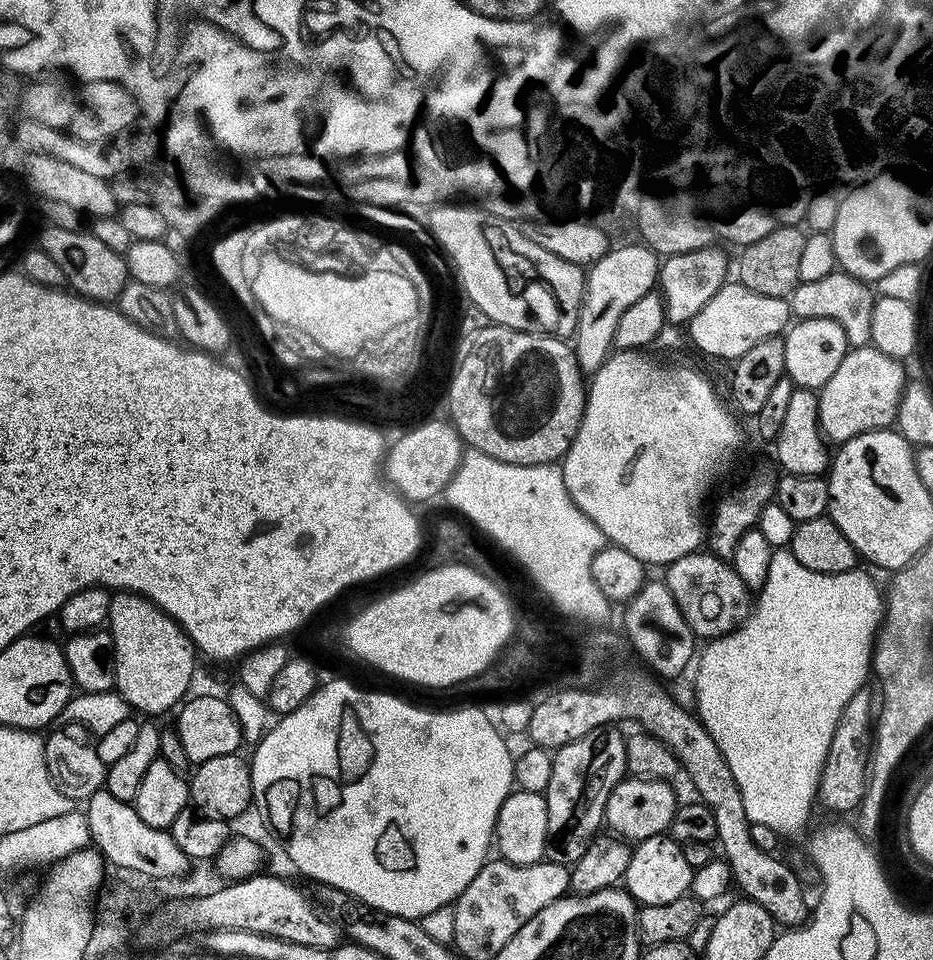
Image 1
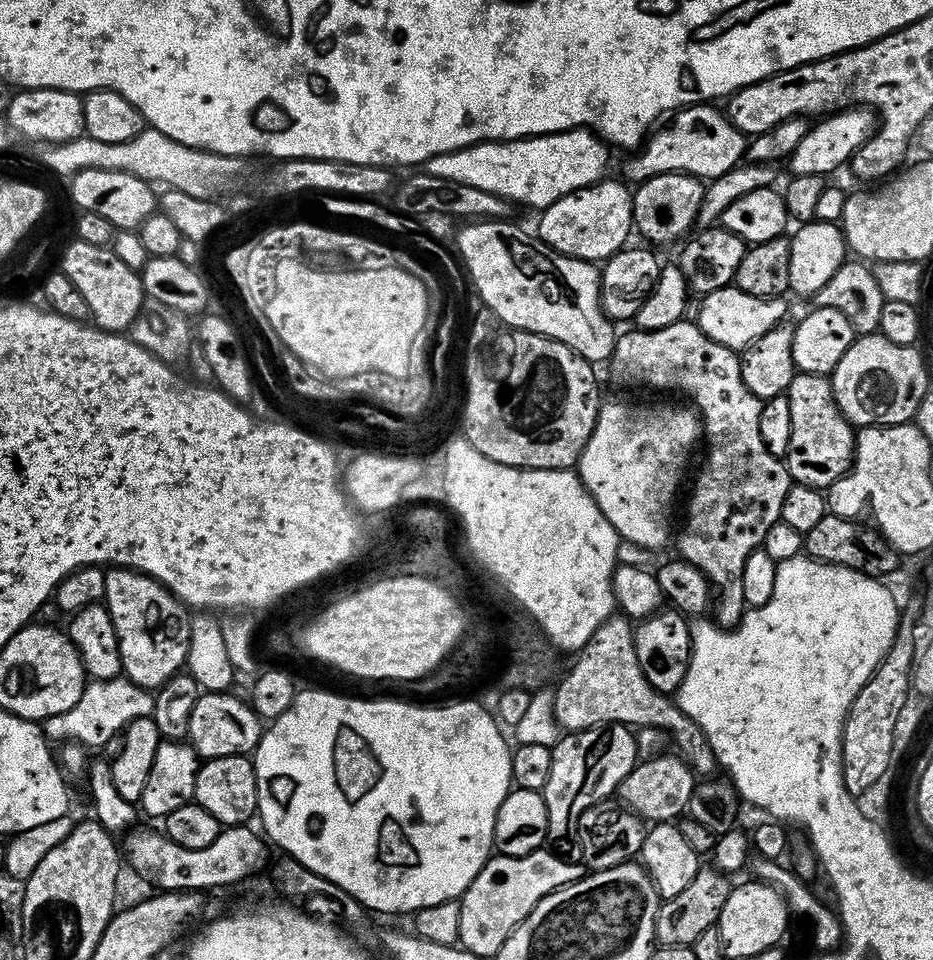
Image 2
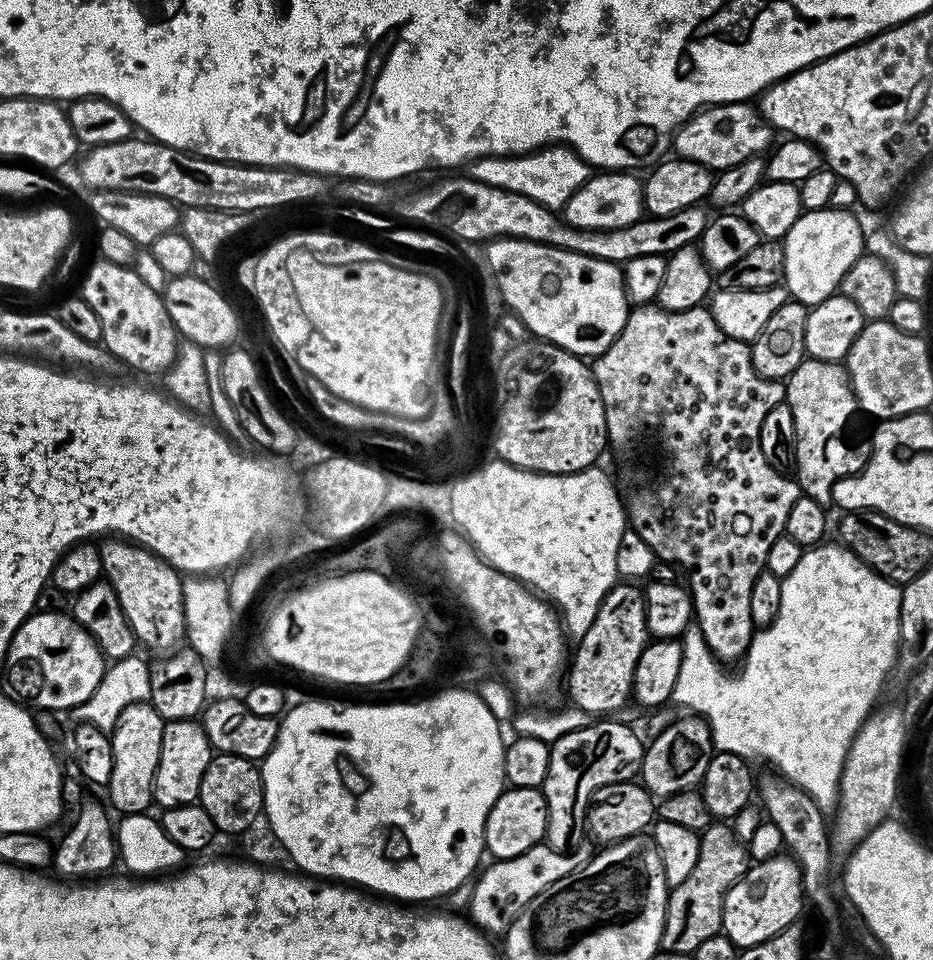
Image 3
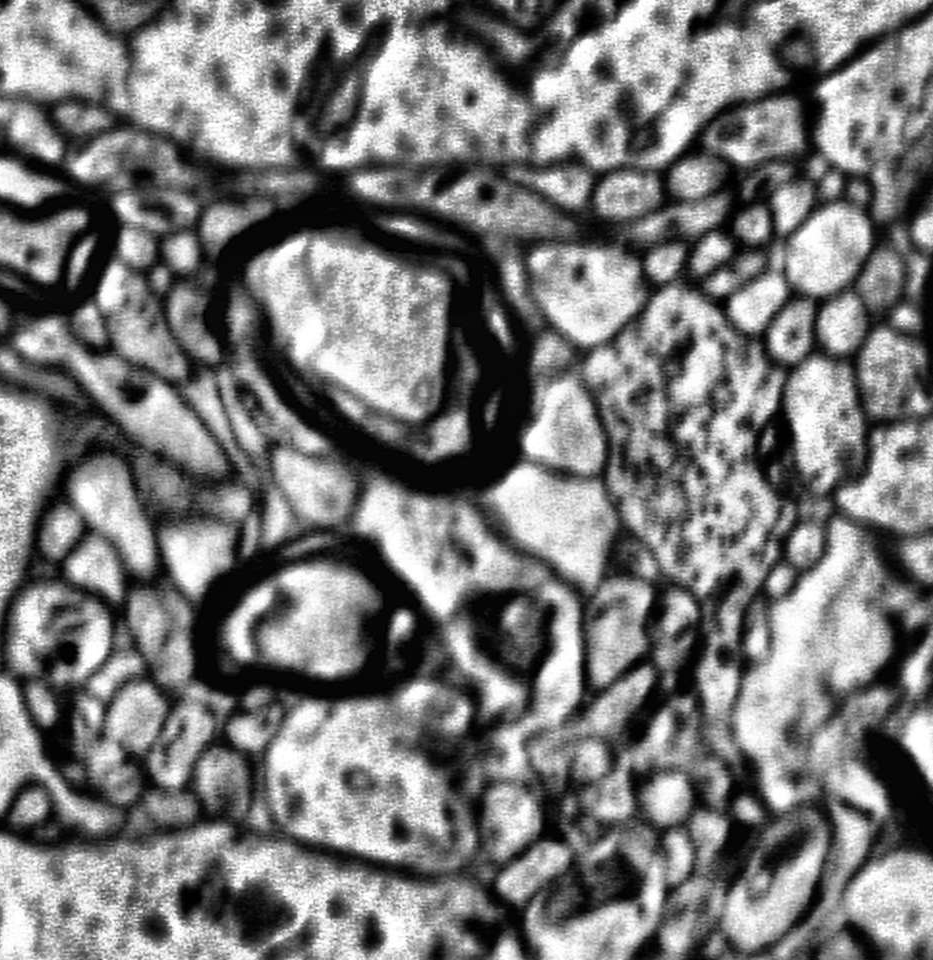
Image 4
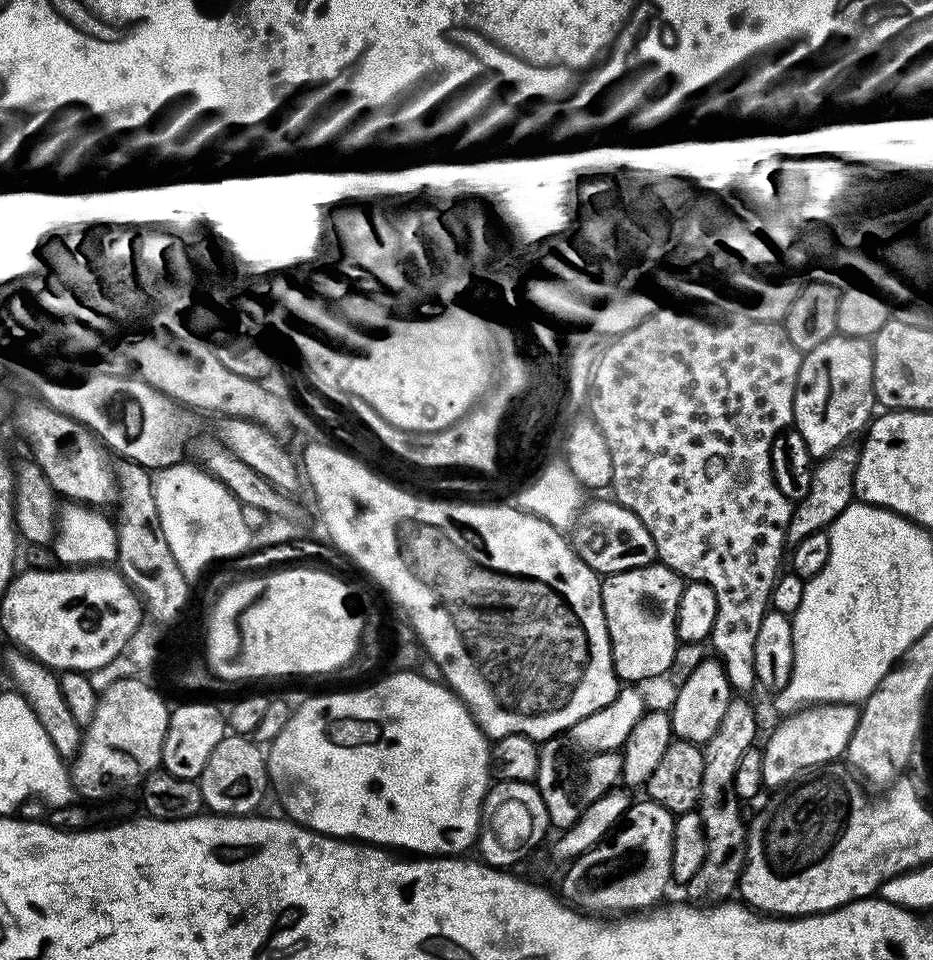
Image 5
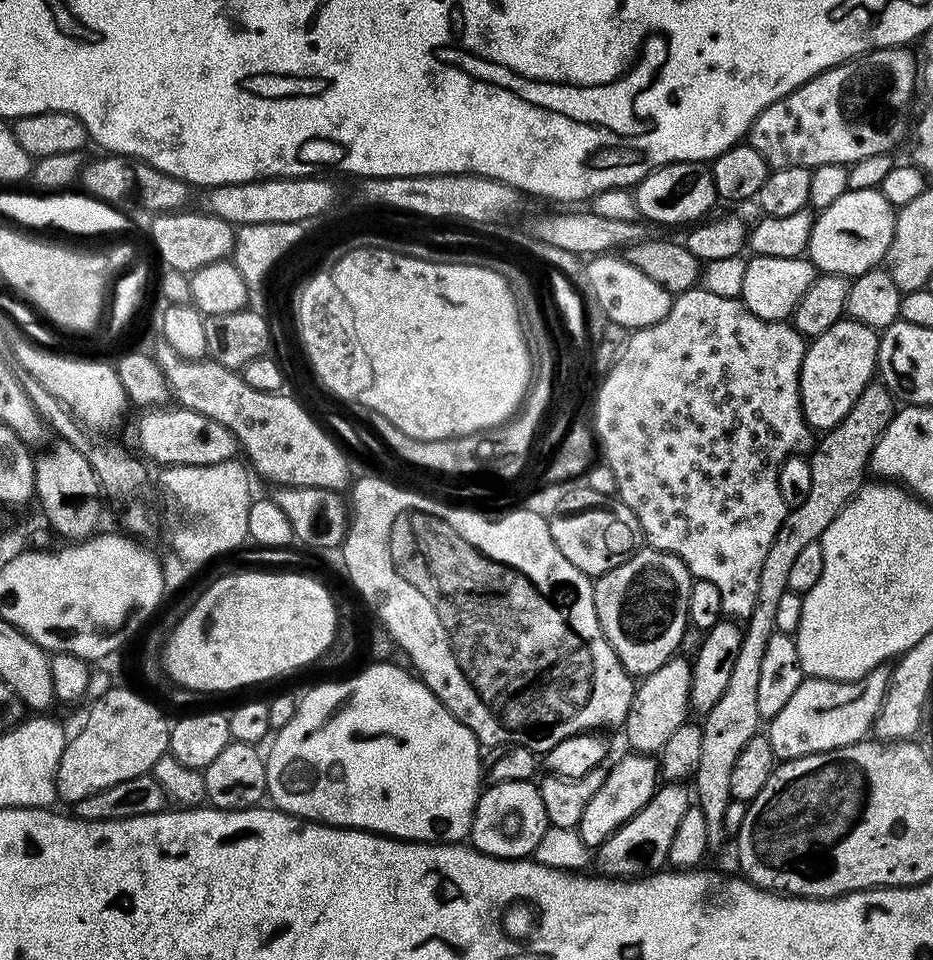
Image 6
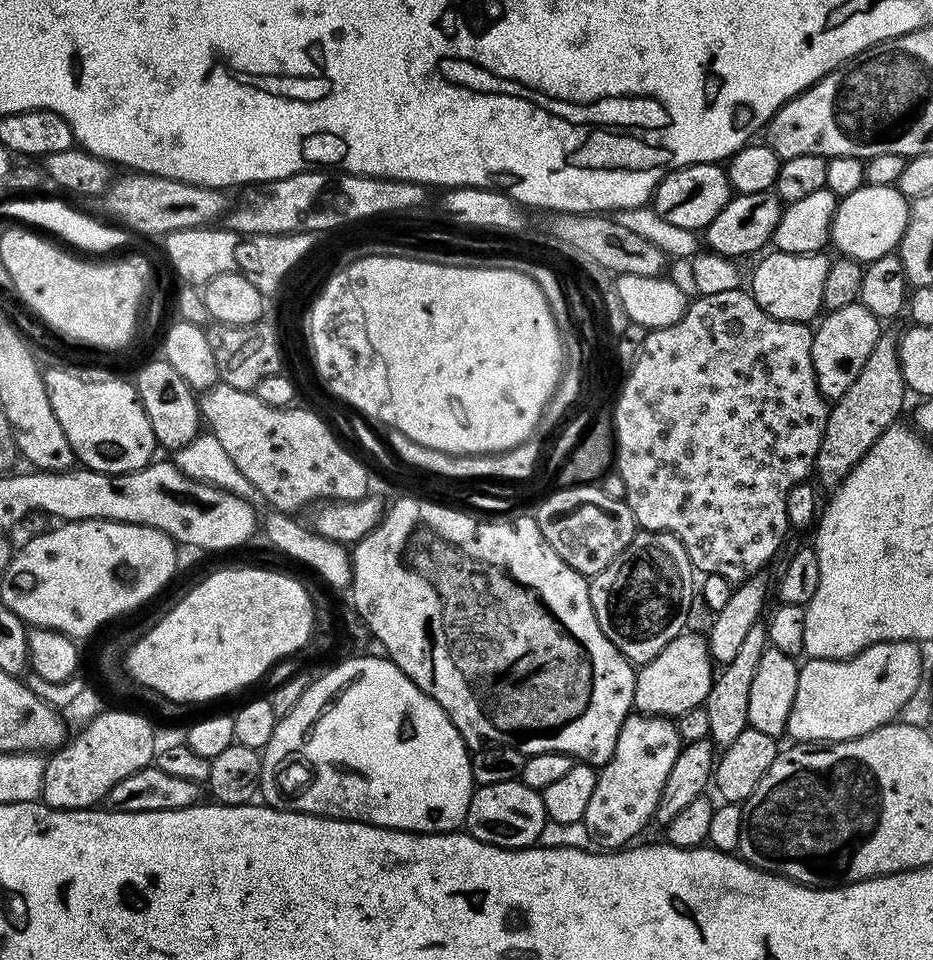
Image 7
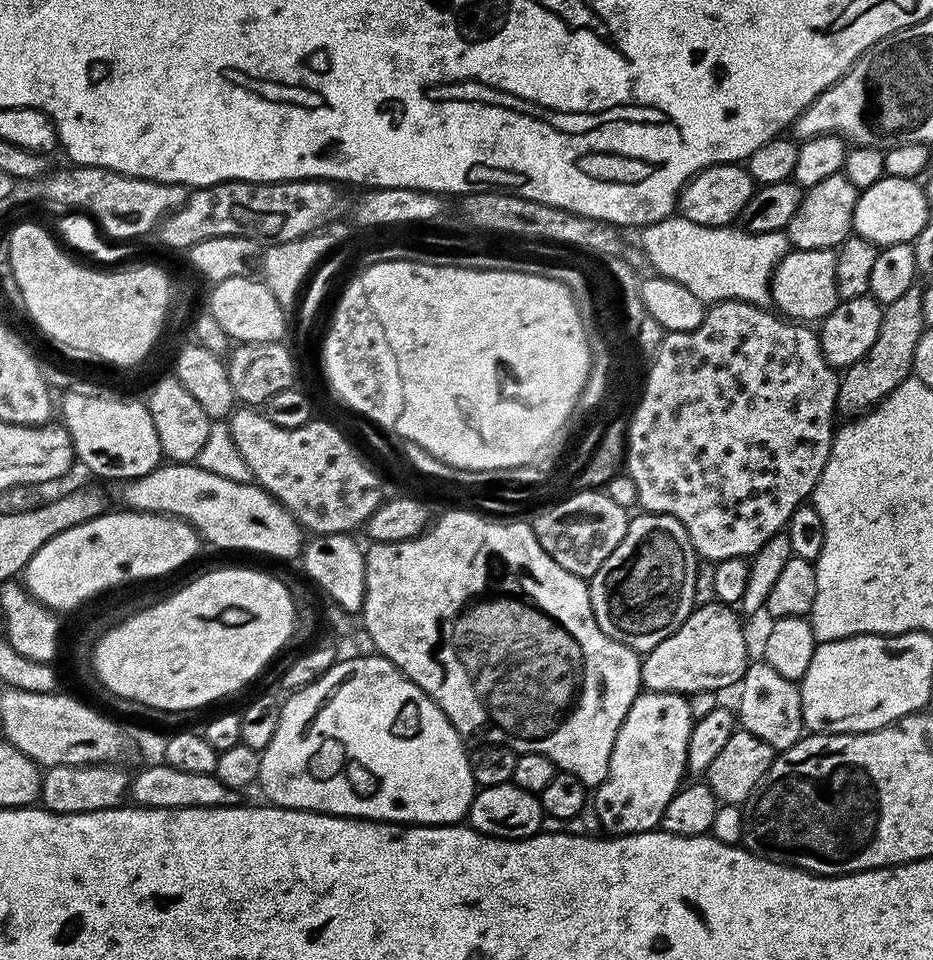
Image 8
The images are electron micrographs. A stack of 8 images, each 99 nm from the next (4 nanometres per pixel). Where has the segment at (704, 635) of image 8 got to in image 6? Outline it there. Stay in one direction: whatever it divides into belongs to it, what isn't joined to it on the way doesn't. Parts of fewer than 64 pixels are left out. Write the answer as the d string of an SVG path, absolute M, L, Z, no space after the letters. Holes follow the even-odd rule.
M677 654L667 660L658 670L643 677L635 685L632 694L632 709L624 719L622 731L628 739L633 753L656 754L674 730L678 730L688 719L690 713L690 688L692 686L692 665L683 655Z

